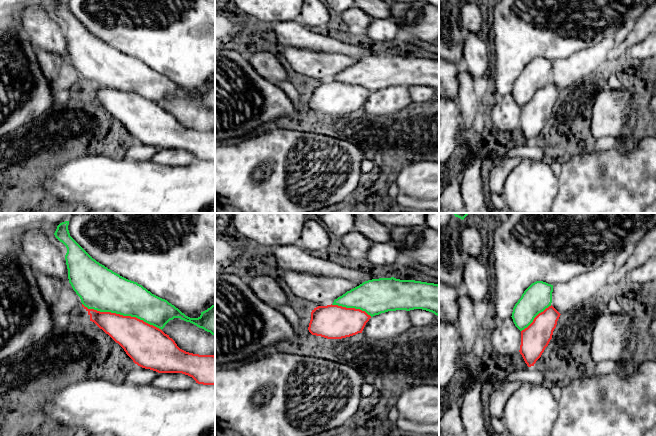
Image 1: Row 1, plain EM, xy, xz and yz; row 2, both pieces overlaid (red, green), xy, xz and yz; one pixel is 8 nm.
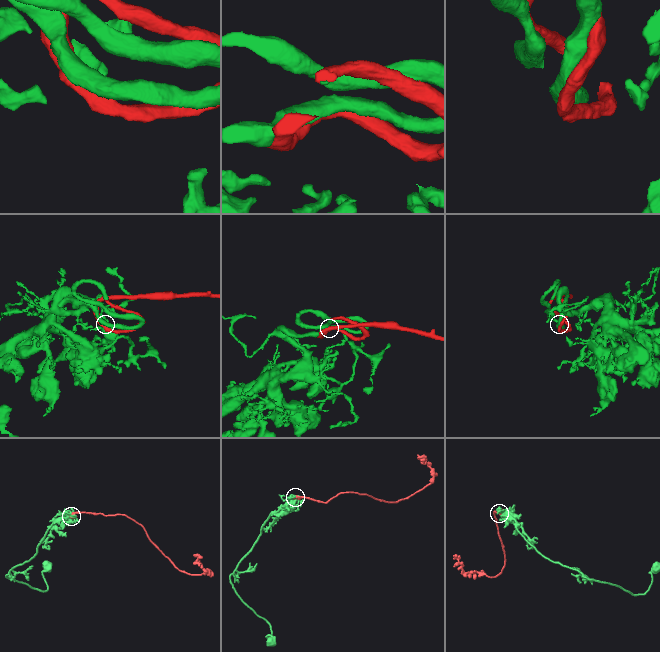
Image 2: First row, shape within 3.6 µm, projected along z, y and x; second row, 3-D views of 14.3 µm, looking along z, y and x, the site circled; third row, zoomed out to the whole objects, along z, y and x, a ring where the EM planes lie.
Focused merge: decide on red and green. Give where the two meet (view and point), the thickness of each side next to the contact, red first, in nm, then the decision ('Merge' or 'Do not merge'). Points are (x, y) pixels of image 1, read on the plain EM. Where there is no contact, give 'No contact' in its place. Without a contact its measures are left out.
Touches red at xy (122, 91). Thickness 300 nm (red) against 340 nm. Merge

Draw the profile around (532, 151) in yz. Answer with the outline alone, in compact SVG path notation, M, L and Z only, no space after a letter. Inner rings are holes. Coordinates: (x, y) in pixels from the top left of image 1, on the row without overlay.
M534 142L525 145L512 147L505 154L505 157L518 157L520 159L532 159L542 161L544 158L544 150Z

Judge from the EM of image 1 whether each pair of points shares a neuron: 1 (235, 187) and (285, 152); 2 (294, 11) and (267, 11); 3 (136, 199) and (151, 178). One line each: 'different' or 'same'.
1: same
2: same
3: same

